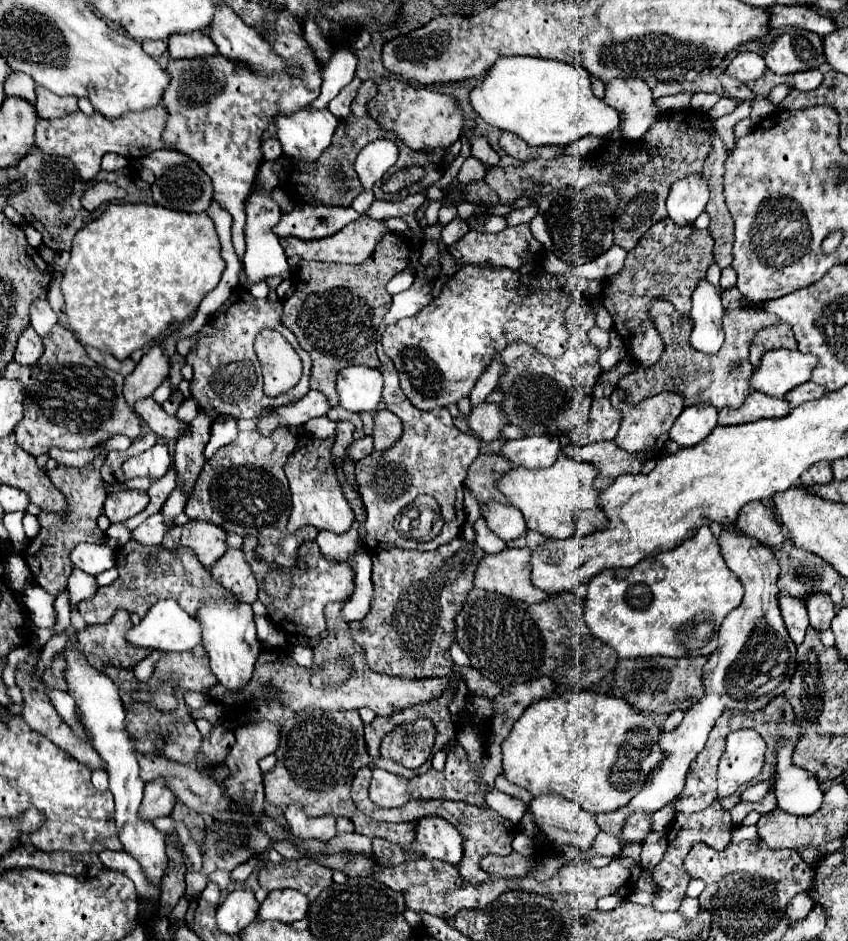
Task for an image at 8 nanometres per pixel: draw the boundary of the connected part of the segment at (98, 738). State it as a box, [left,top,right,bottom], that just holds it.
[65,643,167,885]

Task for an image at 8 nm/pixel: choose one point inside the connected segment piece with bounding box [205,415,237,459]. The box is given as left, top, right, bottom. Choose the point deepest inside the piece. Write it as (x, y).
(224, 429)

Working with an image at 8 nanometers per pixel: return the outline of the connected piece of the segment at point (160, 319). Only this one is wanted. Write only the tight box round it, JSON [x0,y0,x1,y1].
[61,203,225,359]

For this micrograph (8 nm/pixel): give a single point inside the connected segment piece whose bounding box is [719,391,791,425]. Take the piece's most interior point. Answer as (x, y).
(757, 406)

